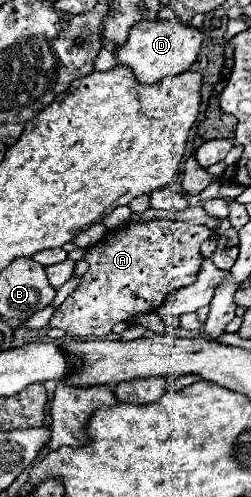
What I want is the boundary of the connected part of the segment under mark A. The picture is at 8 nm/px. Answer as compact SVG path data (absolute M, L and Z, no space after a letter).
M171 220L127 222L119 226L117 232L107 232L105 238L85 254L89 270L83 274L83 282L55 310L49 324L53 328L63 328L71 338L105 338L111 334L113 324L157 310L179 286L195 282L205 260L201 244L209 236L211 232L207 226Z

